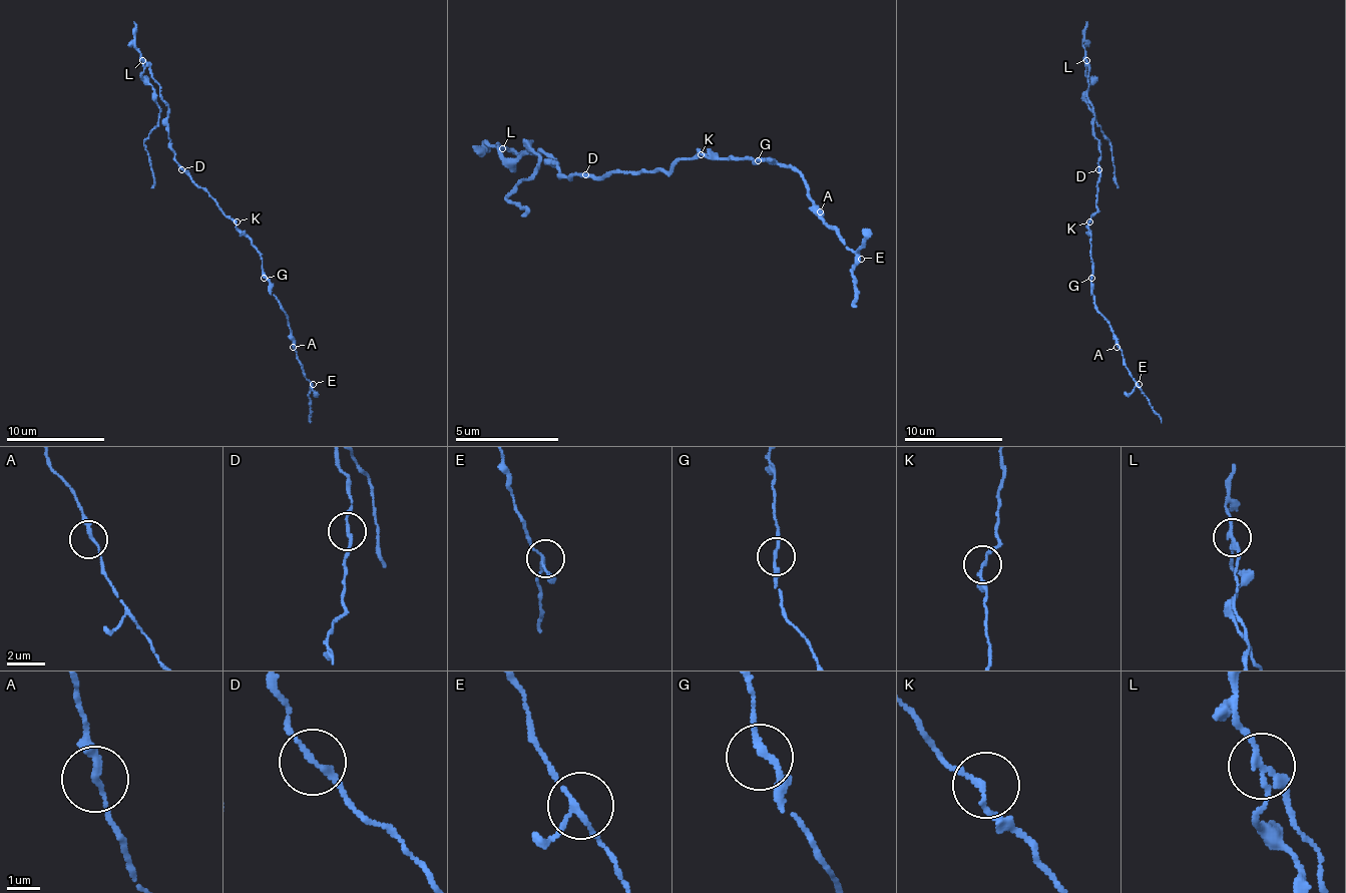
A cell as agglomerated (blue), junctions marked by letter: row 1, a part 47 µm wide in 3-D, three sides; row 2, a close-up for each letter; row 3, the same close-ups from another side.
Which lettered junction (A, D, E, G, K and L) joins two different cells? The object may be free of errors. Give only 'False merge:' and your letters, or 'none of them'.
False merge: L

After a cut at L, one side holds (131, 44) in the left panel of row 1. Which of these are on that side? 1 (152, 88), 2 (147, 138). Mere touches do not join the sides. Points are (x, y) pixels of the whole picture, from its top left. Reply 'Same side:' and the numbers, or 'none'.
Same side: none

